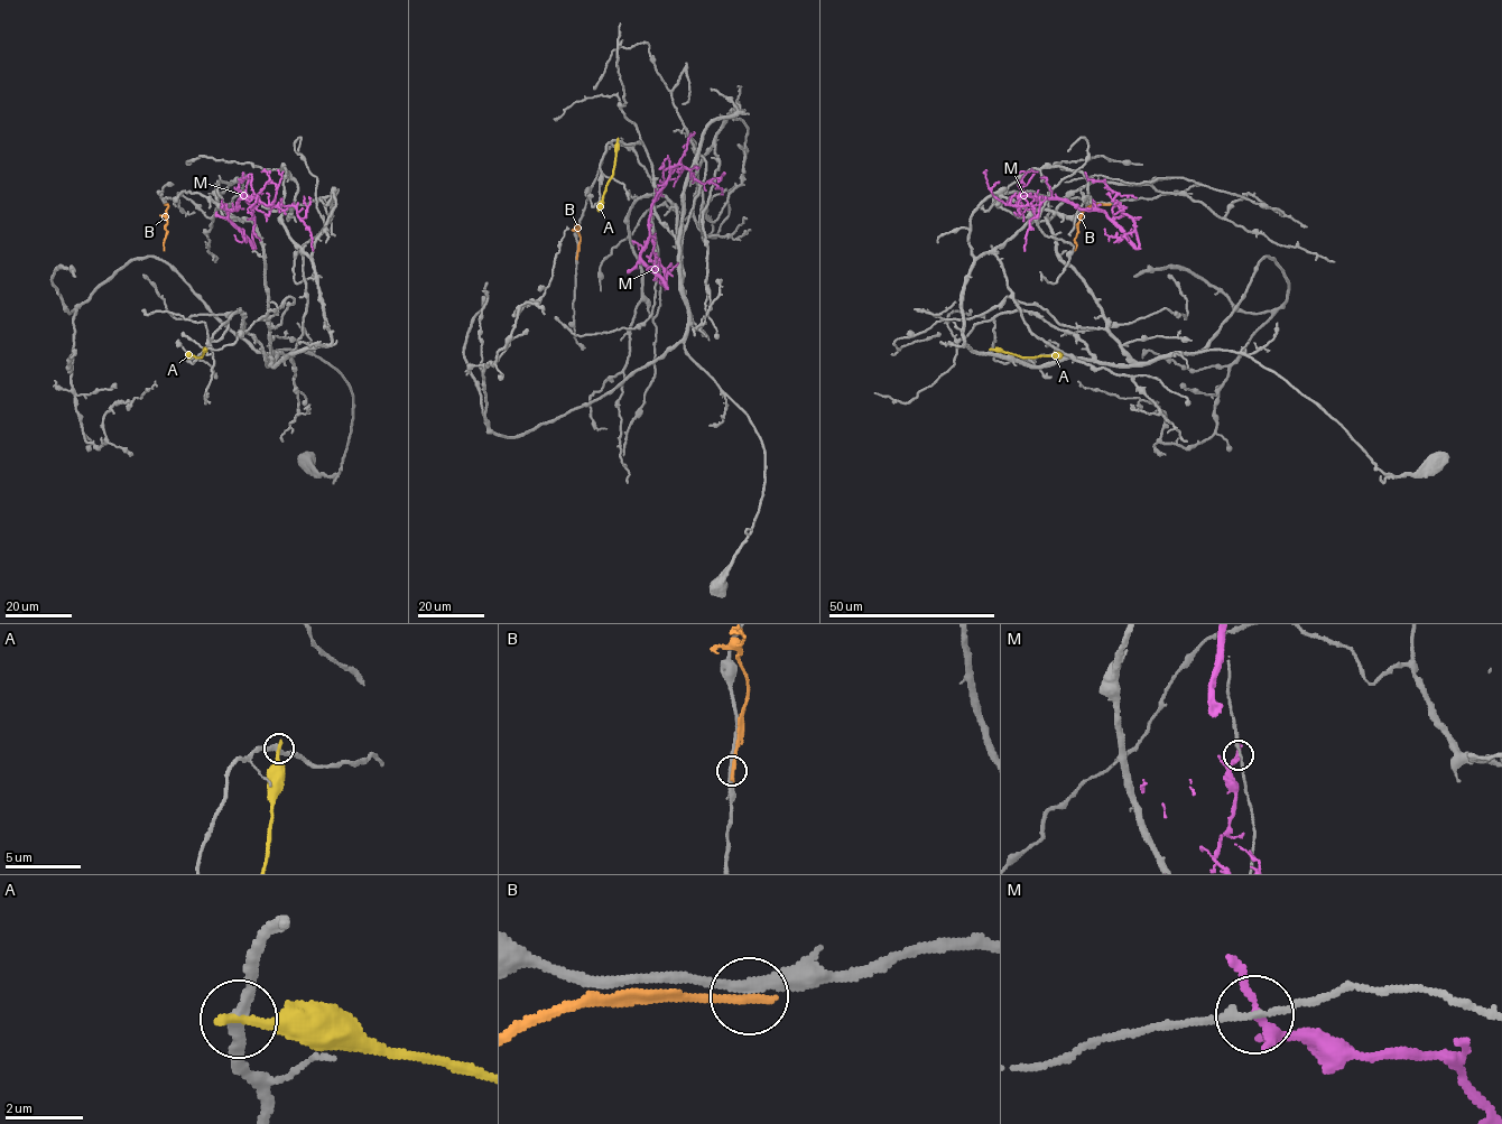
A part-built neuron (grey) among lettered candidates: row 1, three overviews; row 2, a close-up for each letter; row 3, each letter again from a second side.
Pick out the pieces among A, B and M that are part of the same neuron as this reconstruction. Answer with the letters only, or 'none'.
none

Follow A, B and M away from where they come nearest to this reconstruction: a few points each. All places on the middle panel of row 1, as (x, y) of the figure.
A: (618, 140), (612, 177), (599, 211)
B: (576, 257), (580, 239), (575, 223)
M: (655, 235), (650, 260), (661, 266), (666, 287), (640, 258), (655, 194), (673, 167), (705, 183), (725, 173)

